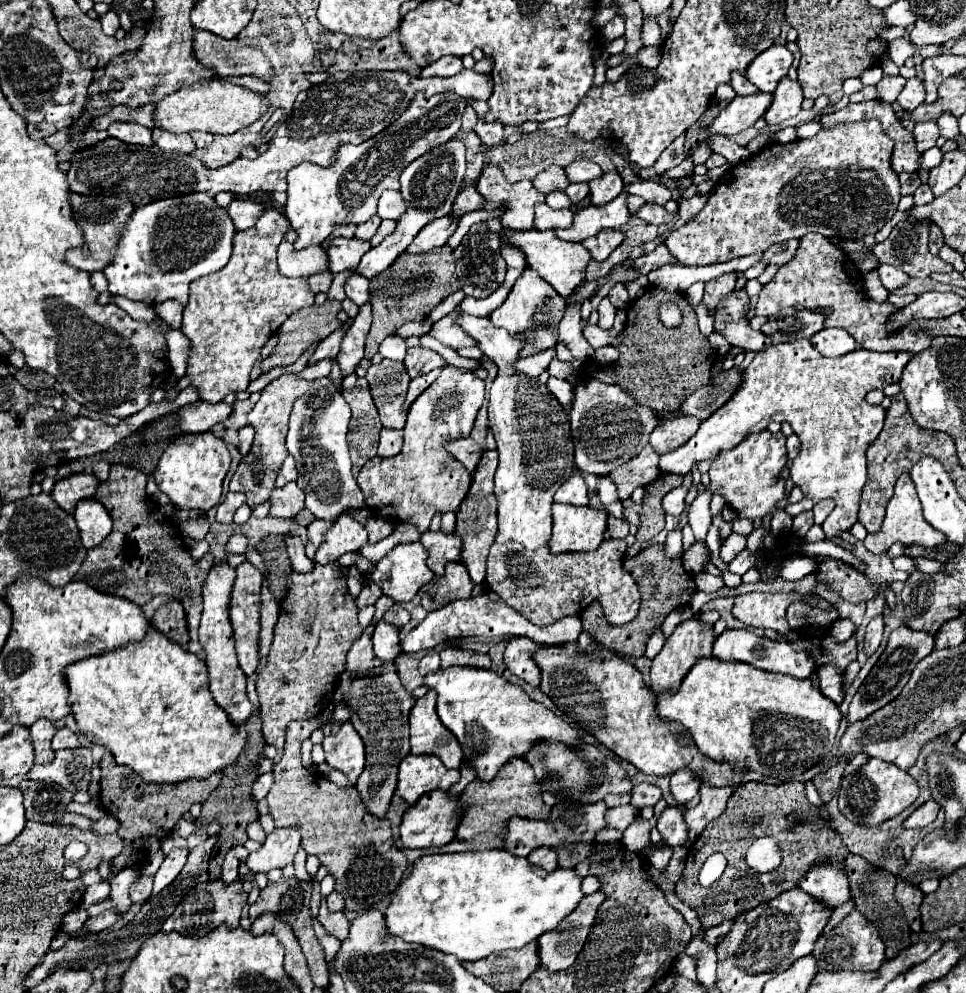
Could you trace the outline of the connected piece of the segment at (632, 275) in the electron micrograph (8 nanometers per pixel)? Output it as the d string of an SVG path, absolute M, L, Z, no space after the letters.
M616 265L609 274L609 281L604 284L604 286L598 290L598 294L590 300L590 302L592 302L592 308L598 306L600 298L606 297L616 283L627 283L639 277L639 274L635 270L620 265Z

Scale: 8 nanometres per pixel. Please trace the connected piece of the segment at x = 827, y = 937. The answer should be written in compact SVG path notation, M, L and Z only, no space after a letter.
M852 910L838 926L830 932L822 934L812 950L818 958L820 970L862 970L872 972L878 970L884 962L884 942L878 936L878 930L868 922L858 910Z

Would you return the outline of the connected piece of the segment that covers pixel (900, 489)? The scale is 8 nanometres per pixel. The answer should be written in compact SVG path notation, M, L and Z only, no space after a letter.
M902 474L896 482L896 492L894 496L890 498L888 506L886 506L886 516L884 516L884 522L878 530L878 534L868 534L866 540L864 540L864 546L874 552L874 554L882 554L886 552L894 542L900 542L904 546L910 546L910 544L920 544L920 546L926 546L926 548L932 548L936 544L942 544L946 542L946 536L938 530L934 530L932 526L928 526L928 522L924 520L922 516L922 508L920 508L920 500L916 496L916 490L914 490L914 484L910 480L908 474Z

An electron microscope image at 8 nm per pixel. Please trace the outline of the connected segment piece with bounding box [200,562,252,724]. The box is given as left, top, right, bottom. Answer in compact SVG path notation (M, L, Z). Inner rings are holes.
M226 562L212 566L204 588L204 612L200 620L200 644L206 654L206 668L208 668L208 680L210 680L210 692L214 696L214 702L226 710L230 720L234 724L244 724L252 712L252 704L246 696L246 674L240 670L240 664L236 660L236 650L234 650L234 638L232 638L232 626L228 618L228 604L230 604L230 590L234 584L236 572L230 568Z

